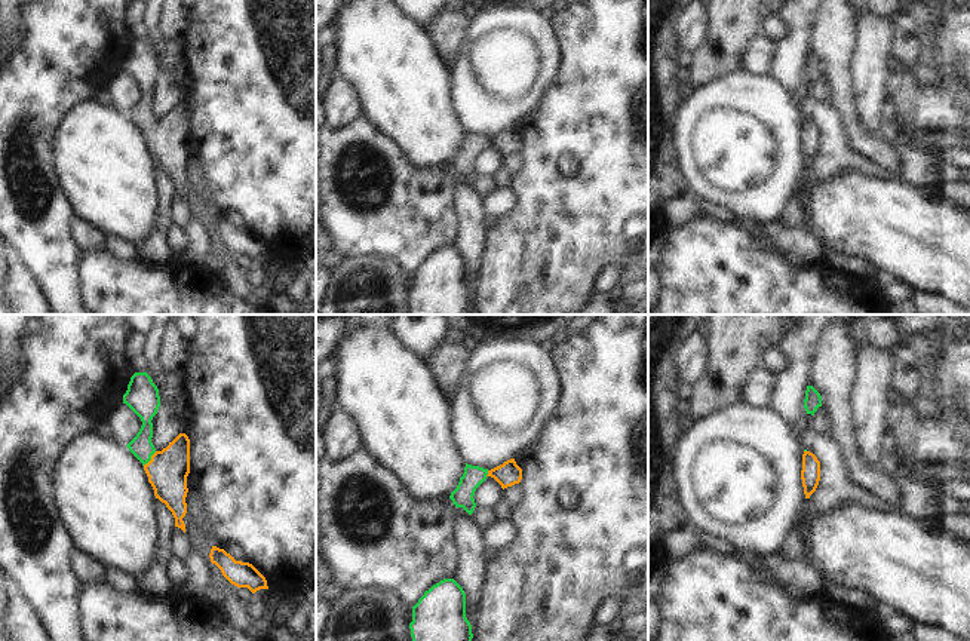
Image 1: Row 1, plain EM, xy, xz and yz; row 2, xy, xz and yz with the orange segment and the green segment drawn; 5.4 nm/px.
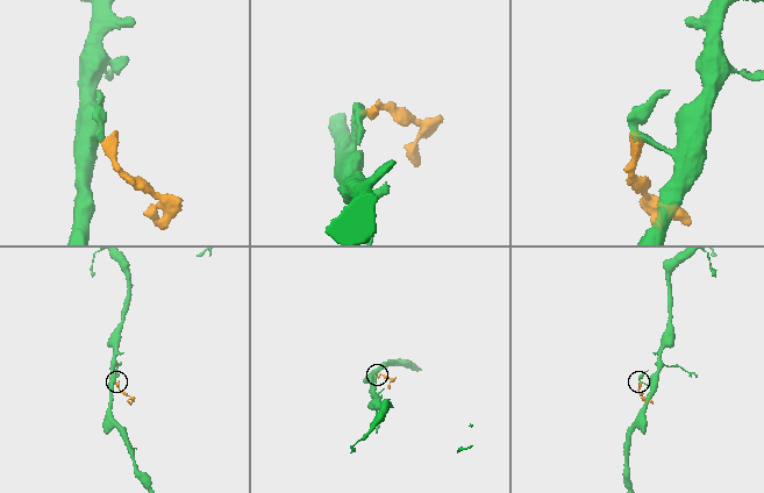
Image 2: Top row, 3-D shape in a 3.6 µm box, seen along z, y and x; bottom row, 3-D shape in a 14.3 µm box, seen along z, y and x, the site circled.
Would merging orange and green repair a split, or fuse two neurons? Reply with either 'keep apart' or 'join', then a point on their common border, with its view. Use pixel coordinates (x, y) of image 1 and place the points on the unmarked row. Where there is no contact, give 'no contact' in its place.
join; contact xy (152, 126)

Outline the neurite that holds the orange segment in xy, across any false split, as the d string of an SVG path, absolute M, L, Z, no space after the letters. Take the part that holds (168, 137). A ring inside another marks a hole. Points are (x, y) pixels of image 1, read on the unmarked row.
M135 40L131 45L128 58L123 62L123 71L142 89L139 99L126 114L142 131L156 166L172 180L175 194L185 200L182 185L187 181L190 107L185 101L179 101L162 119L154 116L151 88L160 74L160 64L157 53L147 40Z

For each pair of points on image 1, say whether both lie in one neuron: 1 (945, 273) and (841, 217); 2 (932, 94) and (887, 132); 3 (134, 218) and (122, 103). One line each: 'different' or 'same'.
1: same
2: different
3: different

